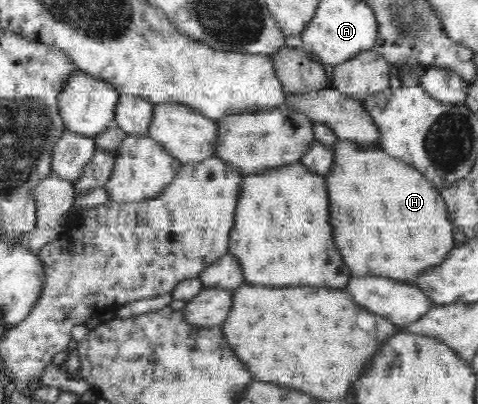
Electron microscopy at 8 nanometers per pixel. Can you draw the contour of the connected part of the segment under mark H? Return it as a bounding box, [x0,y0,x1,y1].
[326,140,455,284]

